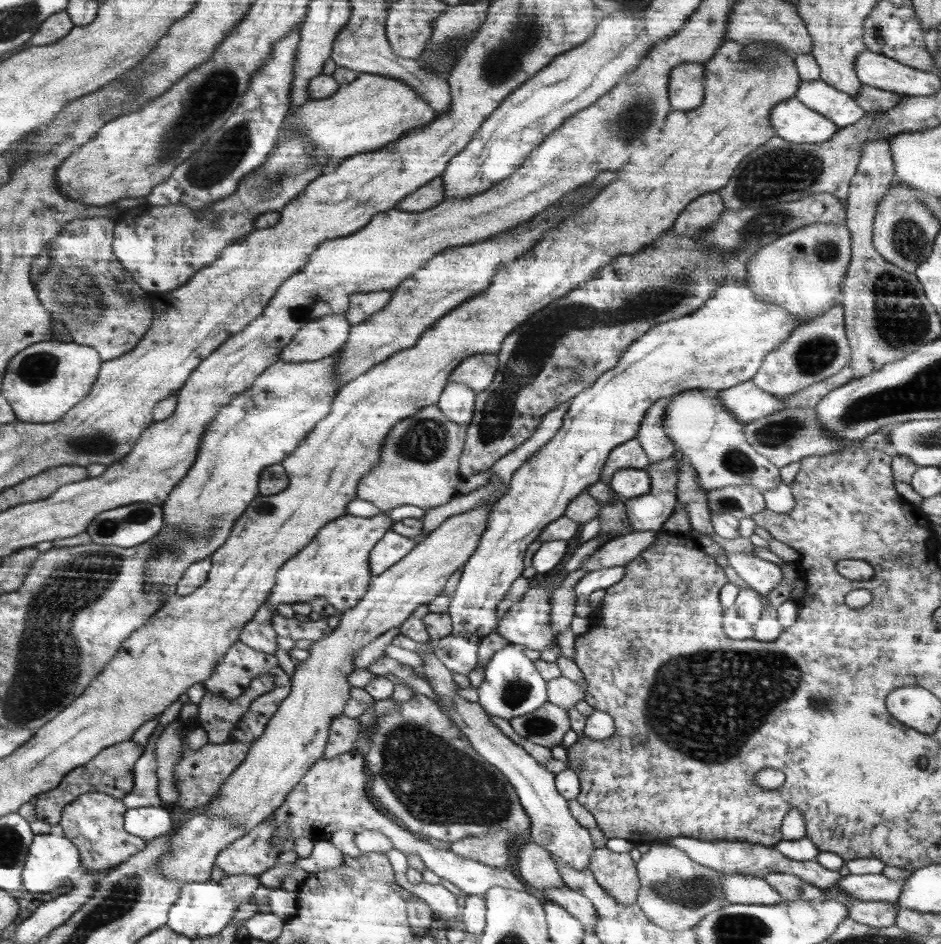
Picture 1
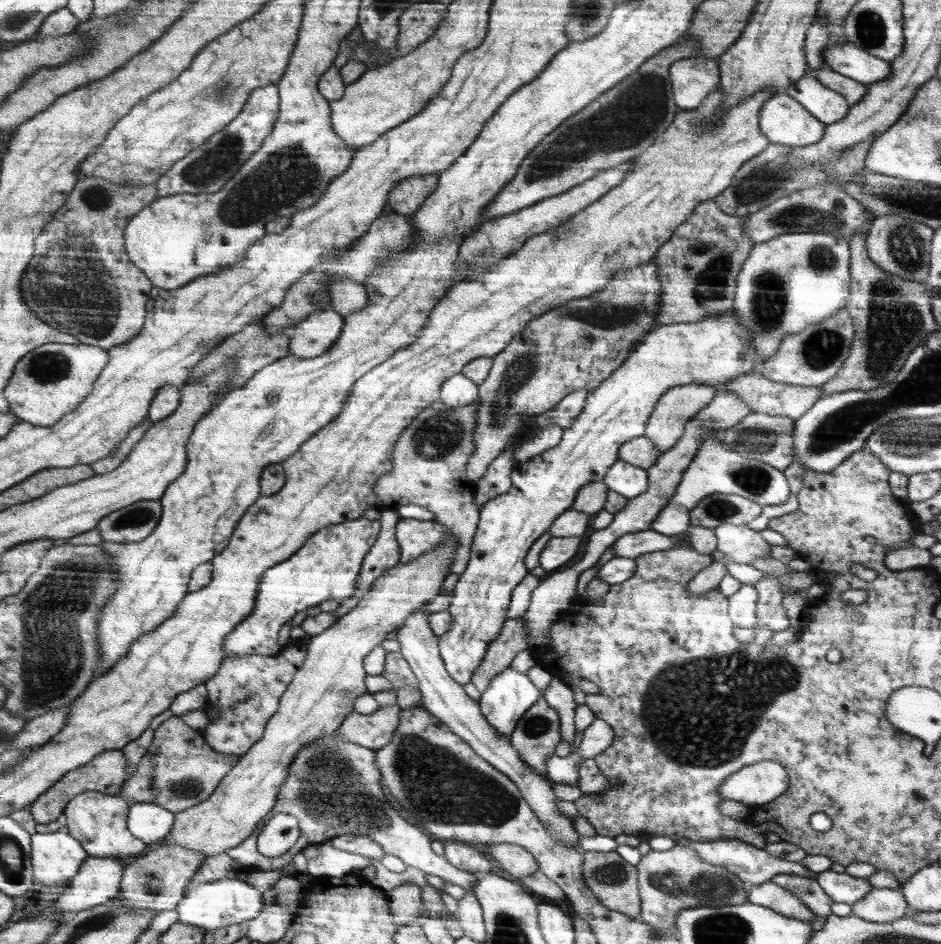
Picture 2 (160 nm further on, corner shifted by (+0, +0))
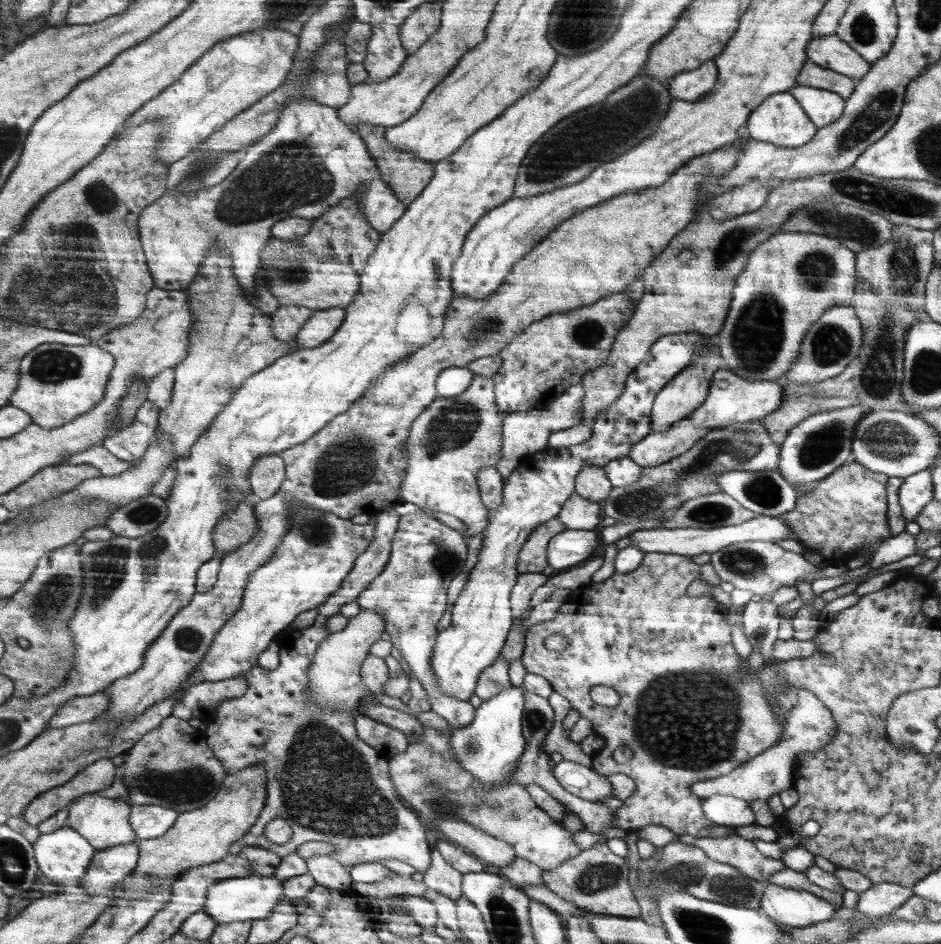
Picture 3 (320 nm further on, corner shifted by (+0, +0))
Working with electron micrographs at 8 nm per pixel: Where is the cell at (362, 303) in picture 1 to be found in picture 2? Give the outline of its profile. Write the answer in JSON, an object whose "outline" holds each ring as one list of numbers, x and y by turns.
{"outline":[[330,279,325,288,329,292,331,308,345,318,366,306,367,294,362,283,350,279]]}

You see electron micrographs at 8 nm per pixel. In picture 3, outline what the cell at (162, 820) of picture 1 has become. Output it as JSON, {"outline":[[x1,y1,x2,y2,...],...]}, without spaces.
{"outline":[[138,805,131,812,131,827,138,841,158,839,178,822,179,814,163,805]]}

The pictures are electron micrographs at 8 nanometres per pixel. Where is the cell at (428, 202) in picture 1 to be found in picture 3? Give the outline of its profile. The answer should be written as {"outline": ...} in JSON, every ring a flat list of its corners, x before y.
{"outline":[[360,124,355,130,363,141,367,143,372,159,379,167,383,179,394,189,399,201,404,205,410,206,425,190,428,183,435,176,435,163,425,161,419,157,413,157,411,154,397,149,387,140,387,128,372,126,372,124]]}

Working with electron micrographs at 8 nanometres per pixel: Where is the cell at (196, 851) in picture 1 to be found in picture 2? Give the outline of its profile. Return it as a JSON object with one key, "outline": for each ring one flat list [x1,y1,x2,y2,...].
{"outline":[[180,844,155,845,150,847,135,862,127,865,123,872,123,879,120,883,119,896,123,904,127,905,129,912,139,912,141,908,155,910,155,912,176,909,180,900,183,899,187,889,188,881,195,875,195,872,202,867,203,860,208,857,203,852,190,850]]}

